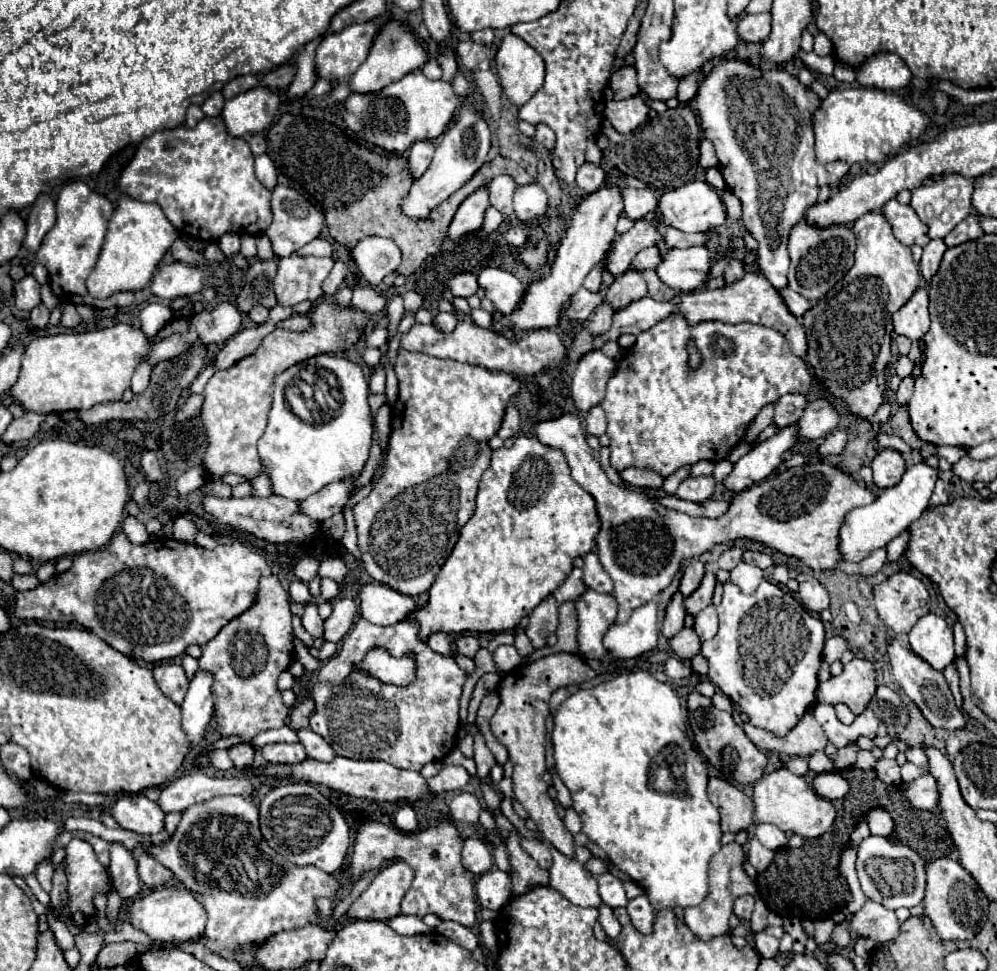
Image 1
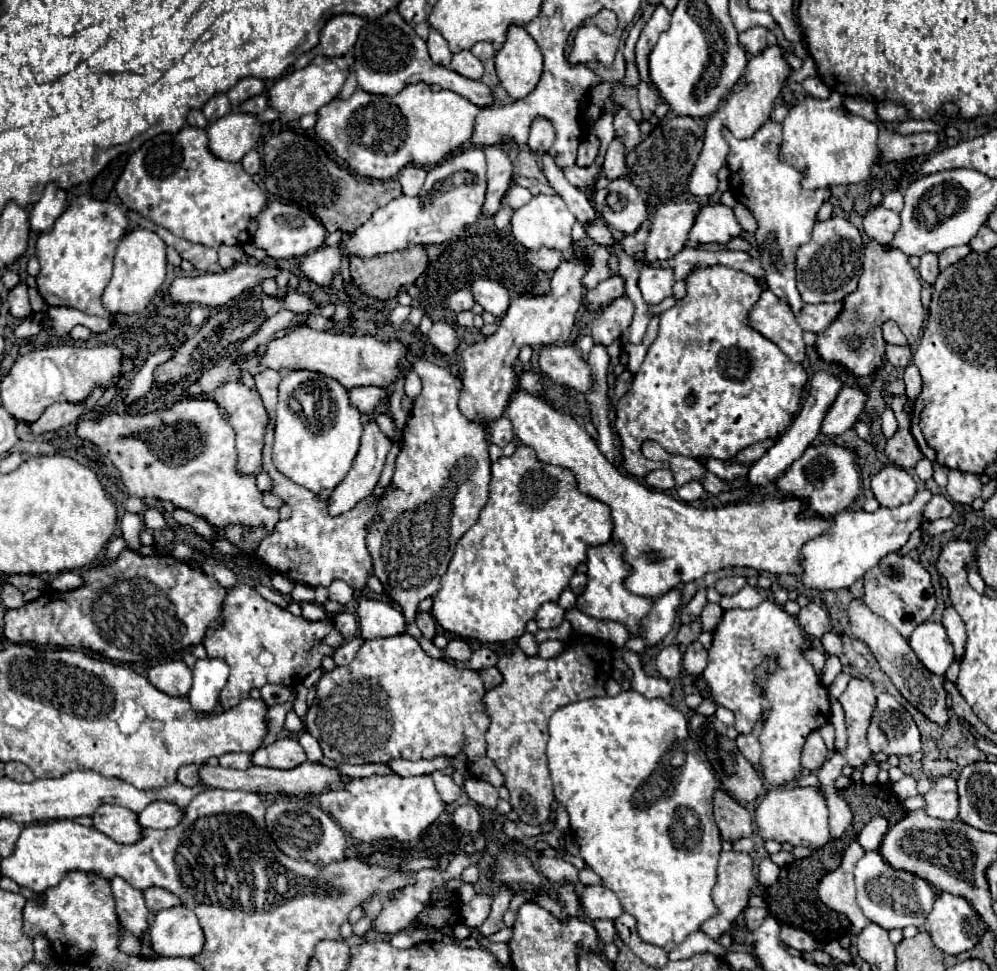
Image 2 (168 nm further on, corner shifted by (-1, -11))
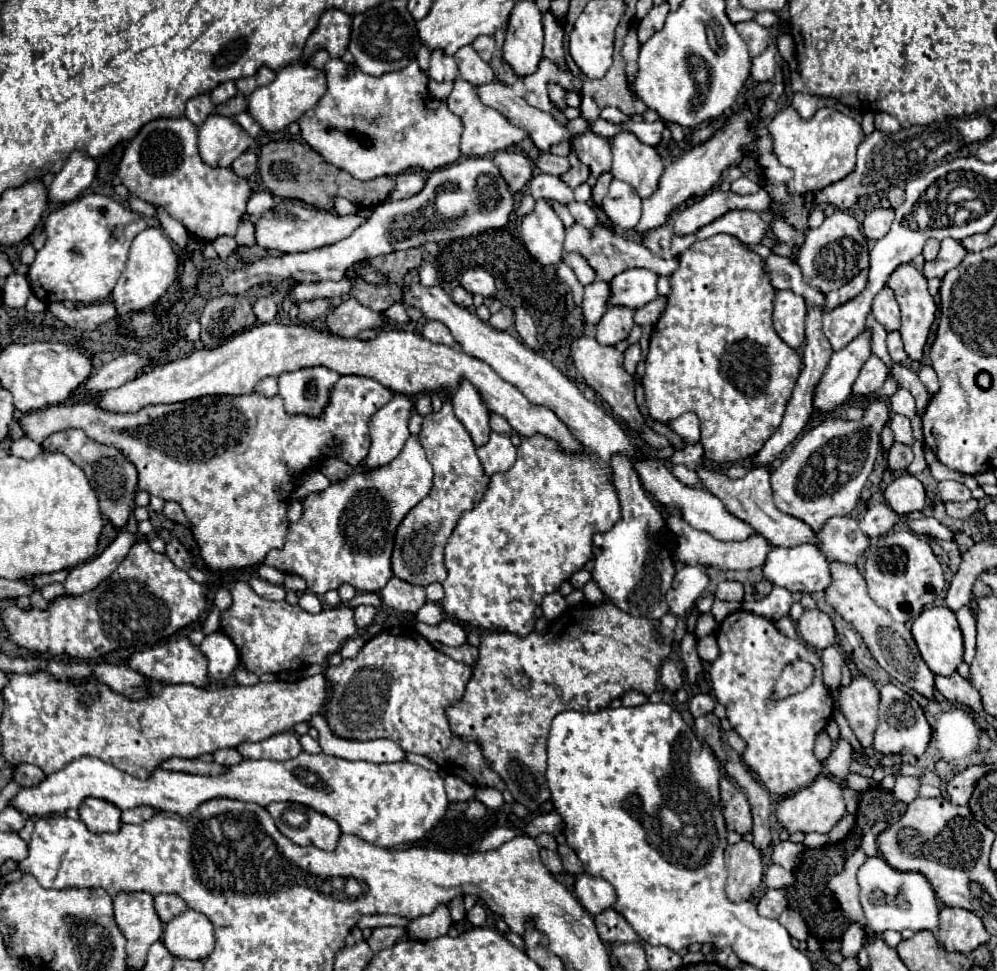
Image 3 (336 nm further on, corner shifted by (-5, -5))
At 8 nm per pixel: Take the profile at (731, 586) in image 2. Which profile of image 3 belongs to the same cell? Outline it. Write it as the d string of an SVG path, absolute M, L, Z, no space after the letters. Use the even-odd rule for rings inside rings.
M722 581L718 583L716 589L716 599L724 599L724 601L742 601L744 597L744 585L738 581Z

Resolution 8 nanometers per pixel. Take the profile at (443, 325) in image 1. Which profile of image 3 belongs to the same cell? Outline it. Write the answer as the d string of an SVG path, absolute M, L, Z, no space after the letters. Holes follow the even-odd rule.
M426 321L422 335L426 335L426 339L430 339L432 343L442 343L442 345L448 345L448 347L456 347L456 341L448 333L448 327L440 321Z

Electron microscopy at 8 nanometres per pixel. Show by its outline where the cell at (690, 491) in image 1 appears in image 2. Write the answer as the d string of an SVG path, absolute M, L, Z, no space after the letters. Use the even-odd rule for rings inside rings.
M688 481L688 483L684 483L682 487L678 487L676 491L678 491L678 497L680 497L682 501L686 501L686 503L692 503L692 501L700 499L702 493L704 493L700 481Z

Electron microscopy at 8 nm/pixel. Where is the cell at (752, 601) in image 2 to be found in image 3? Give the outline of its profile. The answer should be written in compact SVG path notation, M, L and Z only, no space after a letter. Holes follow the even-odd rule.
M716 599L710 613L714 615L716 621L722 621L724 617L728 617L728 613L738 611L740 607L742 607L742 603L738 603L738 601L720 601L720 599Z

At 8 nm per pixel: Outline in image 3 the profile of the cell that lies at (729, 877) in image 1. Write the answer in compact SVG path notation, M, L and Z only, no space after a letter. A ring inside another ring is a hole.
M746 841L726 847L726 869L728 869L728 885L726 897L730 901L750 899L762 885L762 857L760 851Z

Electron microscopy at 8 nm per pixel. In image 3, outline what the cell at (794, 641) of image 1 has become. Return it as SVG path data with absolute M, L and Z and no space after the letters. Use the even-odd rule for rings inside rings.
M744 609L730 613L718 625L716 639L718 639L720 655L716 661L710 663L710 669L708 669L710 681L712 681L712 691L714 691L714 697L726 707L726 715L728 715L728 721L732 723L734 731L748 743L748 749L742 755L744 763L758 775L758 779L764 783L764 787L770 793L788 795L792 791L800 791L804 785L810 785L822 769L822 763L816 761L812 747L814 747L816 735L828 725L828 721L832 719L832 711L834 711L834 699L830 697L832 693L822 681L822 661L820 661L818 653L812 647L804 645L802 641L788 639L784 633L780 633L774 619L756 615L756 613L750 613ZM796 659L804 659L804 661L812 663L814 683L800 693L794 693L782 701L770 703L774 681L778 679L782 669Z

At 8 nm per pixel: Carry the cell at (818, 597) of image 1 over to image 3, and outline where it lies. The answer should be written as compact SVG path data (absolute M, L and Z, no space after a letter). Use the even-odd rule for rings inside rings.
M820 609L804 611L796 623L796 629L798 635L816 649L826 649L828 645L836 643L836 631L832 619Z

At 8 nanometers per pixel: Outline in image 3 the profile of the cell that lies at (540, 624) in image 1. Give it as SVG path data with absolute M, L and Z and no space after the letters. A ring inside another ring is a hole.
M550 593L550 595L546 595L544 601L542 601L542 611L544 611L544 617L546 617L548 621L558 619L558 617L566 611L566 601L564 601L564 597L562 597L560 593Z

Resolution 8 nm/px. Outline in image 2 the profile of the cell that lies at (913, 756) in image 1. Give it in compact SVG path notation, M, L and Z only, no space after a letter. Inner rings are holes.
M940 777L934 787L924 795L926 813L936 819L956 819L958 817L958 791L954 777Z

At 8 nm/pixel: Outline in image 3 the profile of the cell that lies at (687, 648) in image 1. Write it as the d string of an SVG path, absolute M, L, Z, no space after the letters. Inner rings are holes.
M714 635L698 639L698 655L706 663L710 663L710 661L714 661L718 657L718 645L716 645L716 637Z

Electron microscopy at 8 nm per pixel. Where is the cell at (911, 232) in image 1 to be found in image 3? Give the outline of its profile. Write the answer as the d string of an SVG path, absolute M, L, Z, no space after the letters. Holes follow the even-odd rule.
M872 209L870 213L866 213L864 221L862 221L862 231L868 239L880 239L888 233L888 229L892 227L892 221L894 221L894 209Z

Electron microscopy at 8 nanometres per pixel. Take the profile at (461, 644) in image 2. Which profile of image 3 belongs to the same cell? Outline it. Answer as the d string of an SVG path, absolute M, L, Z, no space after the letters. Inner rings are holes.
M444 619L440 625L426 625L426 623L416 623L416 629L420 635L428 641L440 641L442 645L448 647L460 647L467 642L467 634L464 628L455 621Z

